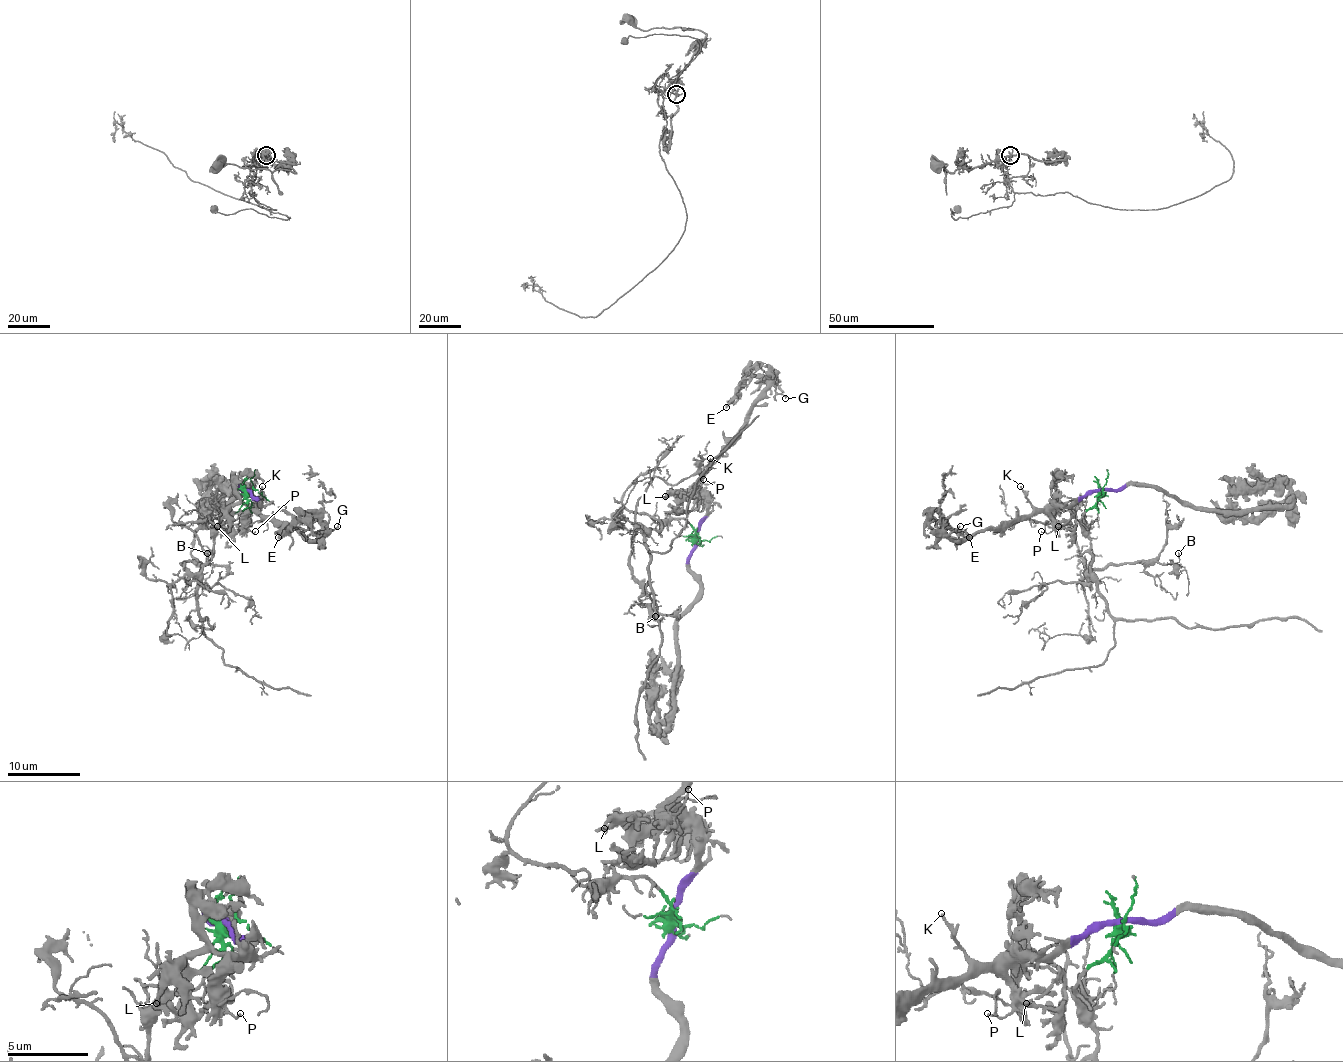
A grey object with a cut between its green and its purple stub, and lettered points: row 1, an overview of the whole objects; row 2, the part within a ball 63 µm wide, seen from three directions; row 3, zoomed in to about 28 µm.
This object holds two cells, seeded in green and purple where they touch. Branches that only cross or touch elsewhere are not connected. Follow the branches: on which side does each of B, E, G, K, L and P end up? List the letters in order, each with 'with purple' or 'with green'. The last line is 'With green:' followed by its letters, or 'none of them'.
B: with green
E: with purple
G: with purple
K: with purple
L: with purple
P: with purple
With green: B

